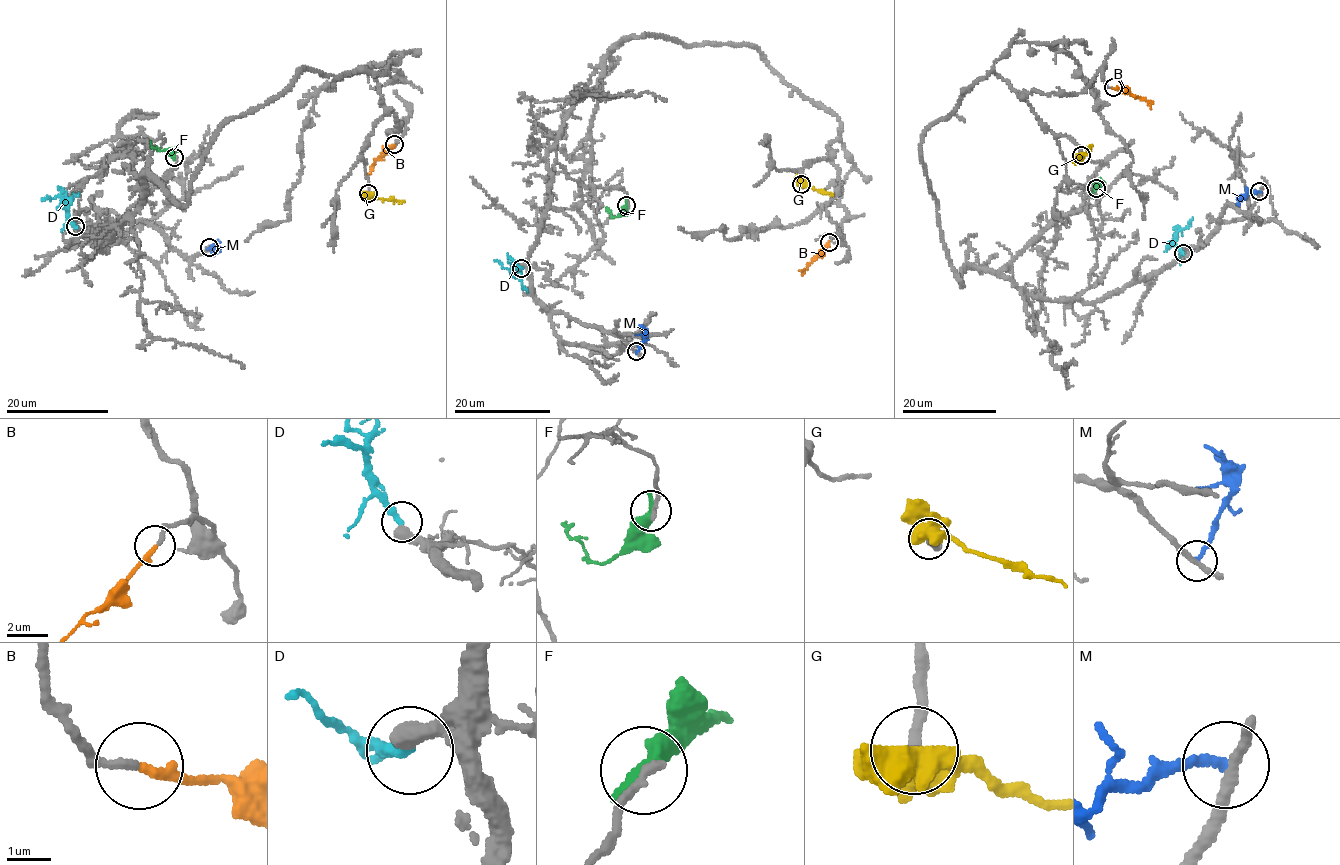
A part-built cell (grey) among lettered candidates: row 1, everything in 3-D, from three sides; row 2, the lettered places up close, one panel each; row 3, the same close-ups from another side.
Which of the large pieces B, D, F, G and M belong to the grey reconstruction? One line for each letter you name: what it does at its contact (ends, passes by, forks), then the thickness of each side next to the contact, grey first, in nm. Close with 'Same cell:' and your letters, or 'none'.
B: it ends | 190/220 nm
D: it ends | 480/240 nm
Same cell: B, D

